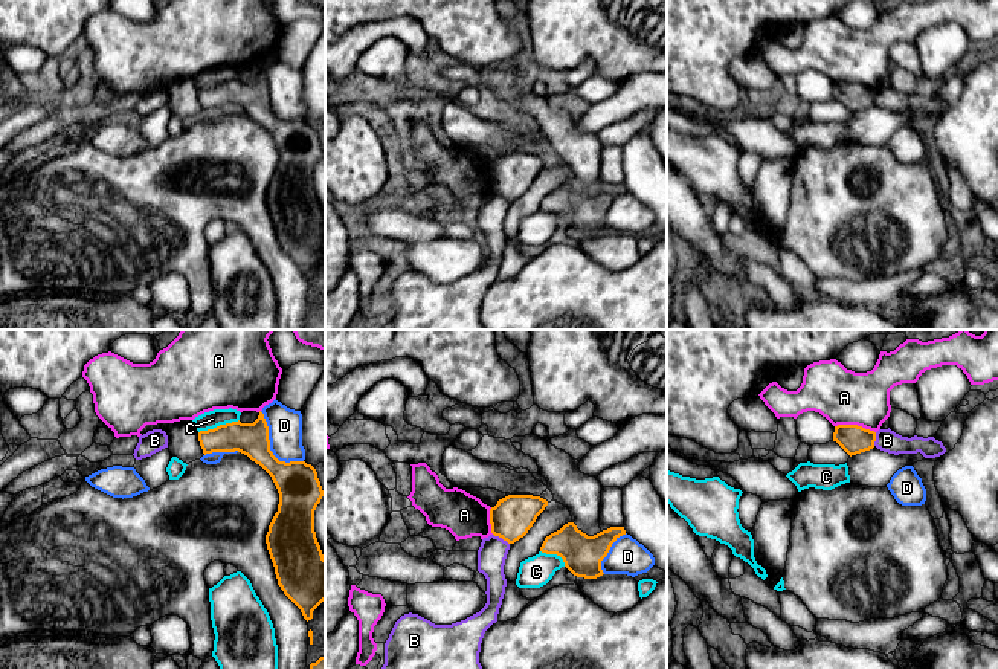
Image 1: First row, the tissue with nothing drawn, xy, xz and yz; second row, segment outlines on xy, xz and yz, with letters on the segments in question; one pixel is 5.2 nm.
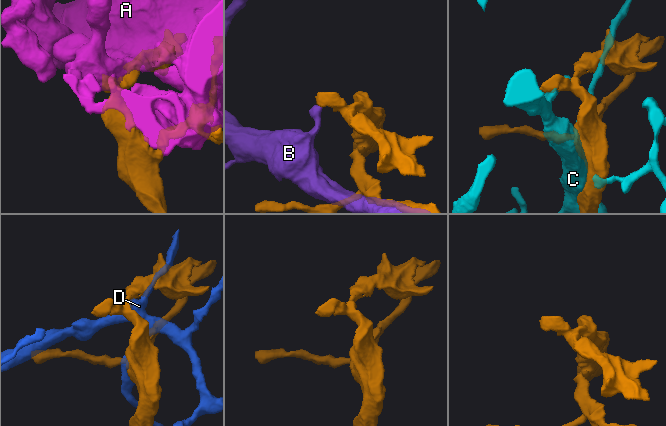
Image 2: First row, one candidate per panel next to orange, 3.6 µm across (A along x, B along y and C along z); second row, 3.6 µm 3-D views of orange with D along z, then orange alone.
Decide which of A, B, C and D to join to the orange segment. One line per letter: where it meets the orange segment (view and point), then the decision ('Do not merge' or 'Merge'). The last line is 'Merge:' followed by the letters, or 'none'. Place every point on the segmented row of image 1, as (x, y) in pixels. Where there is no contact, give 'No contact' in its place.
A: Touches orange at yz (855, 425). Do not merge
B: Touches orange at xz (501, 536). Do not merge
C: Touches orange at xy (220, 425). Do not merge
D: Touches orange at xy (269, 448). Do not merge
Merge: none

